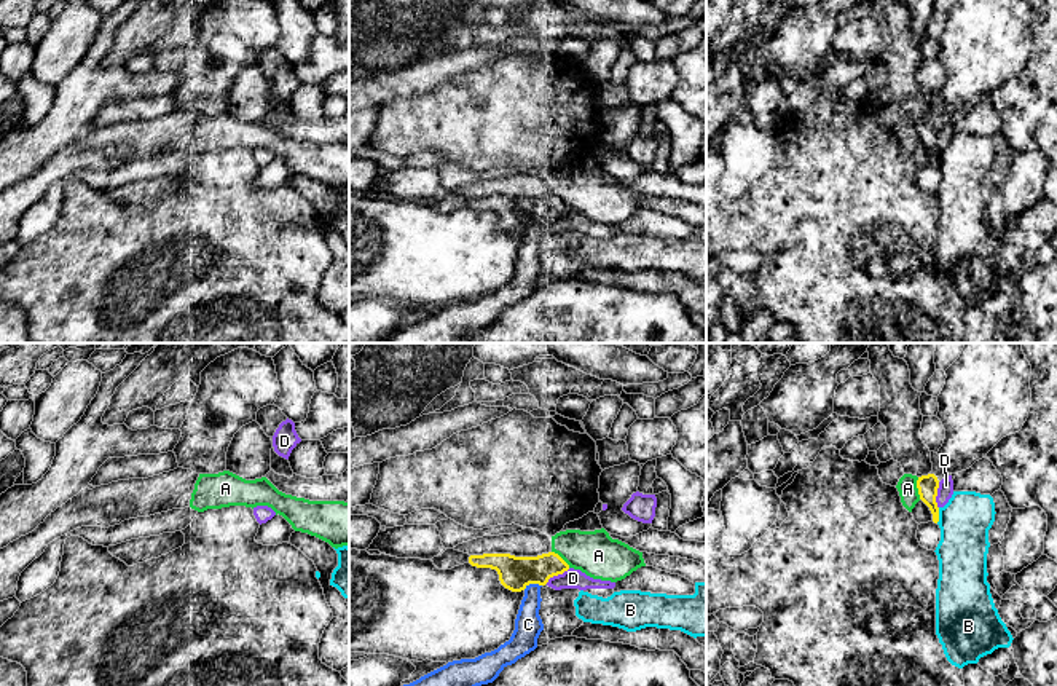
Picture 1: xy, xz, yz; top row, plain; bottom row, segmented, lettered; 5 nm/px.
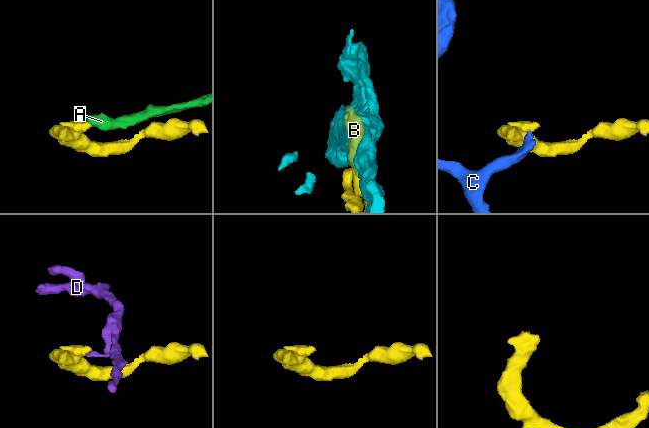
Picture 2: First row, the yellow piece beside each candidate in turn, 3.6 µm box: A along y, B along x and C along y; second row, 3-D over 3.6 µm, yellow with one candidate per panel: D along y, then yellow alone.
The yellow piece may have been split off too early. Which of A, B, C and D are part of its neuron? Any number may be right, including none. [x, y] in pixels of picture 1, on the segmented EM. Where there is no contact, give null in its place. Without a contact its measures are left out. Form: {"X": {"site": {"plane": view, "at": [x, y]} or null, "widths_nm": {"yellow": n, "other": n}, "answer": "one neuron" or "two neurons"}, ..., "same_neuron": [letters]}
{"A": {"site": {"plane": "yz", "at": [917, 487]}, "widths_nm": {"yellow": 100, "other": 100}, "answer": "two neurons"}, "B": {"site": {"plane": "yz", "at": [938, 516]}, "widths_nm": {"yellow": 100, "other": 260}, "answer": "two neurons"}, "C": {"site": {"plane": "xz", "at": [531, 583]}, "widths_nm": {"yellow": 170, "other": 140}, "answer": "two neurons"}, "D": {"site": {"plane": "yz", "at": [936, 495]}, "widths_nm": {"yellow": 100, "other": 80}, "answer": "two neurons"}, "same_neuron": []}

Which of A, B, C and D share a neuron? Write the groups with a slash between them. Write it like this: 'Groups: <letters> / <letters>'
Groups: A / B / C / D

